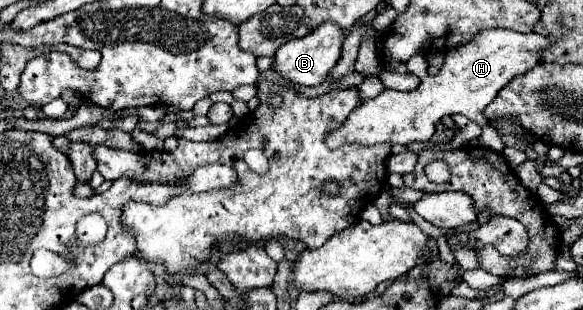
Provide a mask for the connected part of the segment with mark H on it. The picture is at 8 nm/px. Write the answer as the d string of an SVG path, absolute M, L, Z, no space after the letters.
M491 28L491 30L483 30L483 34L479 34L475 40L467 42L465 46L461 48L455 48L455 50L449 50L445 54L445 62L439 70L439 74L431 76L428 74L428 64L426 57L421 55L415 55L410 58L407 63L407 69L415 75L417 75L421 84L417 90L413 92L399 92L399 90L383 90L379 96L371 98L371 100L365 100L361 102L351 114L349 118L333 130L333 134L327 134L325 138L325 144L327 148L339 148L339 146L345 146L345 144L359 144L359 146L373 146L373 144L411 144L411 142L427 142L433 132L435 132L435 126L437 122L445 116L445 114L463 114L467 116L469 120L477 122L481 128L487 126L487 118L483 116L483 108L497 96L497 92L507 86L515 76L519 74L525 74L527 70L531 70L537 62L539 62L539 50L551 46L557 38L551 38L551 36L539 36L535 32L531 34L521 34L521 32L515 32L515 30L503 30L503 28Z

